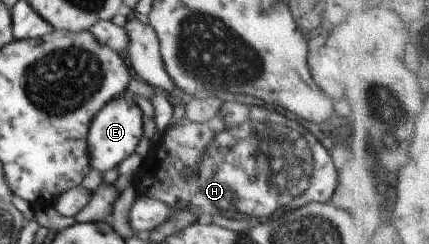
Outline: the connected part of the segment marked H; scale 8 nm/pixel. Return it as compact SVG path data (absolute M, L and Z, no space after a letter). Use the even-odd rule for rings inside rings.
M223 102L219 113L209 121L198 124L187 117L177 120L171 129L164 131L155 141L137 171L133 186L139 196L162 201L175 211L189 210L197 218L205 214L213 216L215 213L234 217L239 211L245 215L261 217L273 212L268 218L268 222L271 222L307 203L331 201L338 184L338 173L329 147L321 145L309 130L269 107L247 107L245 104L235 109L231 102ZM233 117L245 122L232 126ZM193 157L199 159L198 173L183 177L182 167L195 169L195 163L198 162L191 161Z

